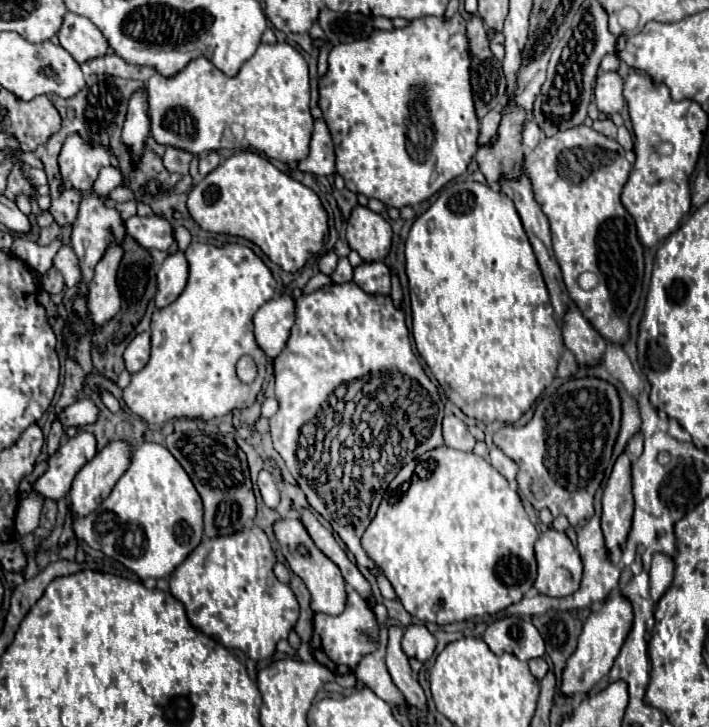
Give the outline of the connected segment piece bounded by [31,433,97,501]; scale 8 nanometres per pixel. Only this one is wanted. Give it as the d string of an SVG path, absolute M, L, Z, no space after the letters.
M91 433L75 435L73 439L63 443L55 455L49 457L47 473L43 473L35 481L31 493L37 493L43 499L51 501L63 499L69 493L77 471L87 461L91 461L95 453L97 453L97 443Z

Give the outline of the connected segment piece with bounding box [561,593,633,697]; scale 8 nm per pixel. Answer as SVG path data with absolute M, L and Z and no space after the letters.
M617 593L613 599L605 601L603 607L593 611L583 625L583 633L579 635L577 651L567 661L567 669L563 671L561 691L569 697L575 693L585 695L585 693L593 691L603 681L603 677L609 673L631 627L633 627L633 607L631 607L631 601L623 593Z

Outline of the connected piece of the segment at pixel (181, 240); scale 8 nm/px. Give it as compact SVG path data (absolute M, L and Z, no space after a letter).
M179 226L174 229L175 240L177 240L178 250L185 252L187 245L191 241L190 232L183 226Z

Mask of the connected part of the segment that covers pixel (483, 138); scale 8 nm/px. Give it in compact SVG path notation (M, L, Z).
M501 107L489 111L483 119L481 119L481 129L479 129L479 147L487 147L489 143L493 143L493 139L497 139L497 127L501 123Z

